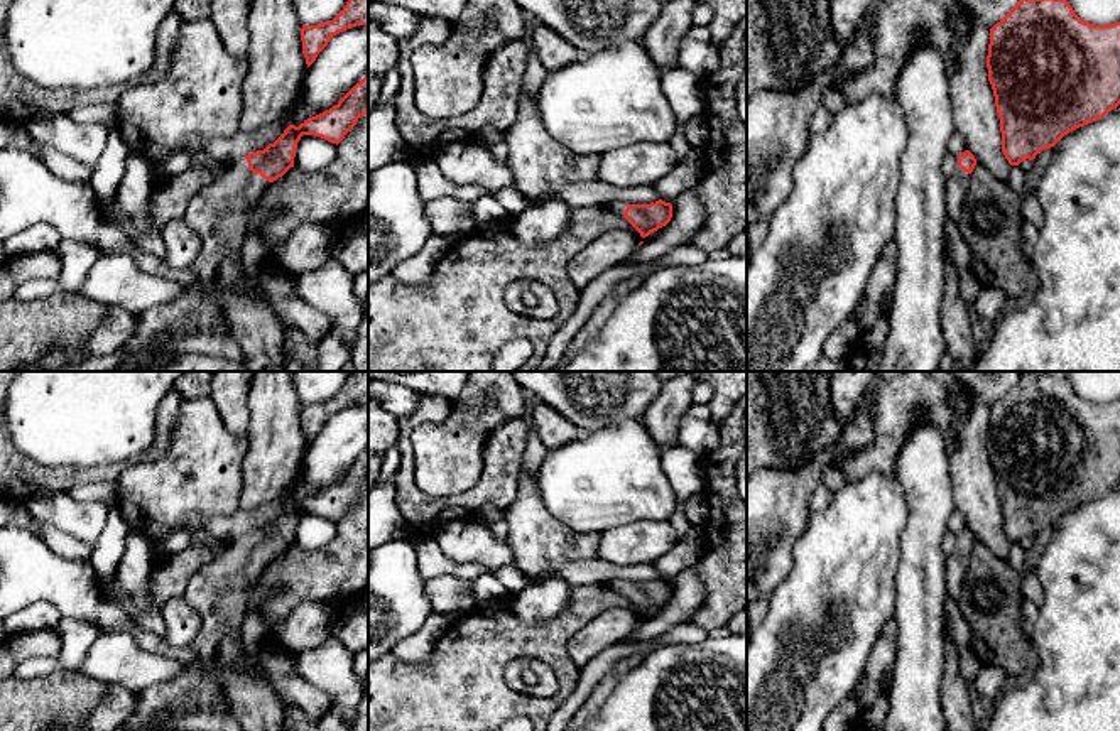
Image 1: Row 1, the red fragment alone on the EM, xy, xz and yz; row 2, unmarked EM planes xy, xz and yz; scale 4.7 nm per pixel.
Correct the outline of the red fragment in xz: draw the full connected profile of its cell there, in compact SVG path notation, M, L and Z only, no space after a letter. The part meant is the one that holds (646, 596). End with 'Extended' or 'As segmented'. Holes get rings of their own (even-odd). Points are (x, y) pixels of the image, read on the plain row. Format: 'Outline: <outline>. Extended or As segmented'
Outline: M662 577L650 582L627 582L625 579L613 579L605 586L623 594L642 616L666 604L672 596L672 582Z. Extended

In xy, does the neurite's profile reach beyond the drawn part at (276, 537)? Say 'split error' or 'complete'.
split error

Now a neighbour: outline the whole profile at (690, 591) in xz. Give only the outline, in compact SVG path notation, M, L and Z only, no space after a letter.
M696 564L679 572L671 582L674 586L671 601L657 615L639 623L623 643L640 643L667 633L703 606L706 586L696 572Z

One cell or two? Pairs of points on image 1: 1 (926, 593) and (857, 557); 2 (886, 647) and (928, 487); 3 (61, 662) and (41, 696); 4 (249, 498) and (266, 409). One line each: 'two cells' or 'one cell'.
1: two cells
2: two cells
3: two cells
4: one cell

